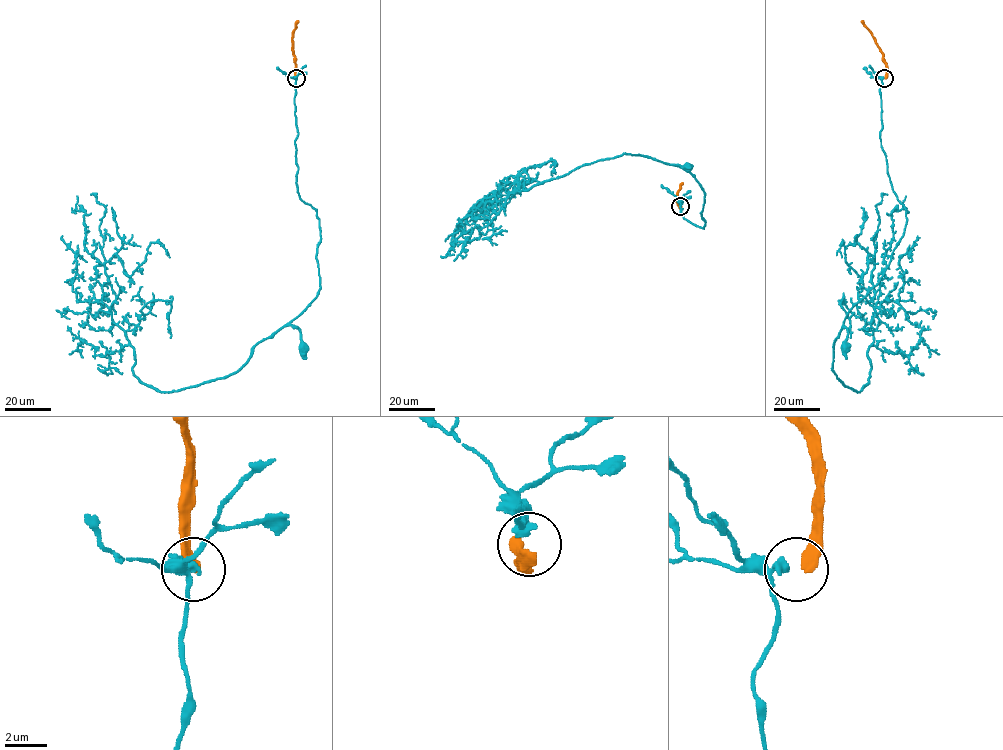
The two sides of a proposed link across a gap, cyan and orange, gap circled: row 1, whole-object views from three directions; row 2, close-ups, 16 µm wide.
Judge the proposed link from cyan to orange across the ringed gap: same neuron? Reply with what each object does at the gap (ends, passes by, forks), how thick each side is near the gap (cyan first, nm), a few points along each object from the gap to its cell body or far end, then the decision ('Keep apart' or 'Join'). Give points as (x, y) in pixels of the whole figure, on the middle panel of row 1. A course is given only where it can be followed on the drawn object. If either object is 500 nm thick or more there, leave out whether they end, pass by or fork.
Thickness 500 nm (cyan) against 440 nm. Course of cyan: (680, 205), (682, 201), (684, 218), (704, 228), (703, 189), (687, 170), (672, 165), (687, 167). Course of orange: (680, 206), (676, 197), (683, 183). Keep apart

